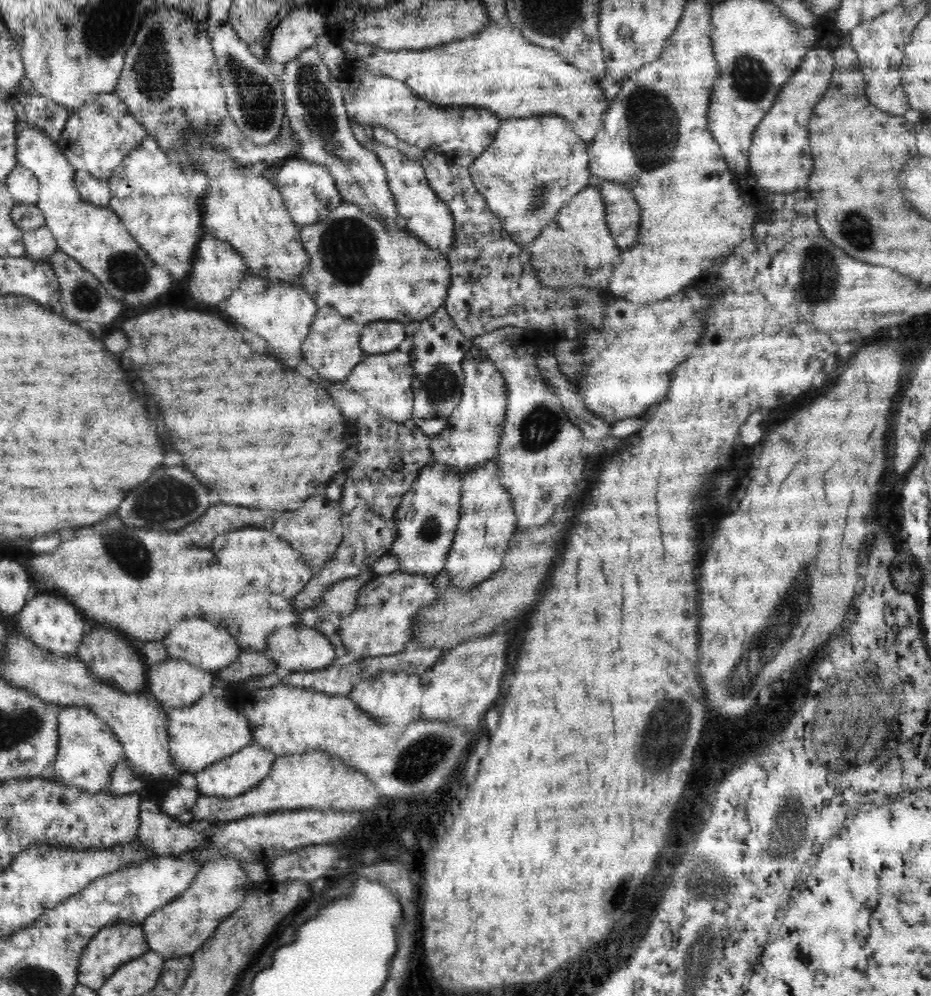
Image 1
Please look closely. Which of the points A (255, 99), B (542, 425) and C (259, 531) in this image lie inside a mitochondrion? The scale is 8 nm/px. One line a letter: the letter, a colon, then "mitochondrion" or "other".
A: mitochondrion
B: mitochondrion
C: other

